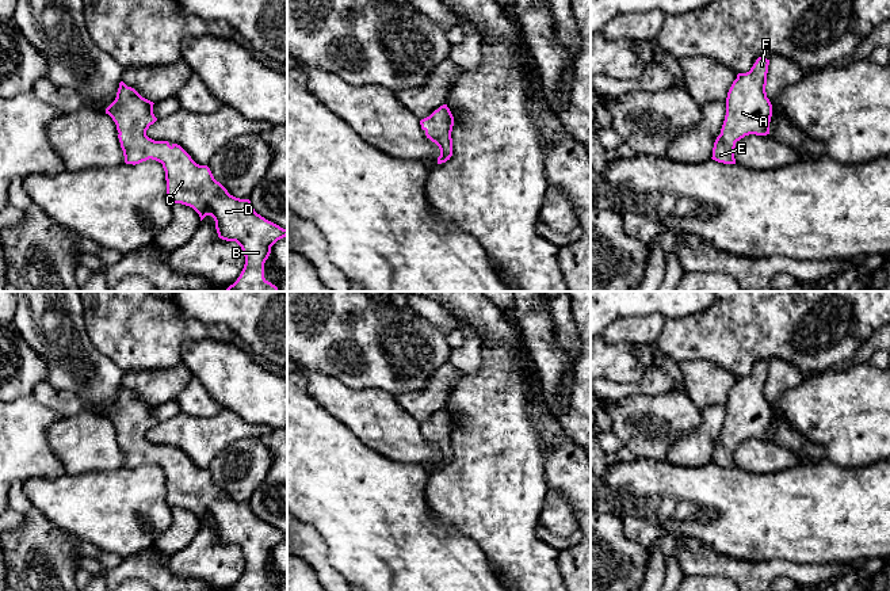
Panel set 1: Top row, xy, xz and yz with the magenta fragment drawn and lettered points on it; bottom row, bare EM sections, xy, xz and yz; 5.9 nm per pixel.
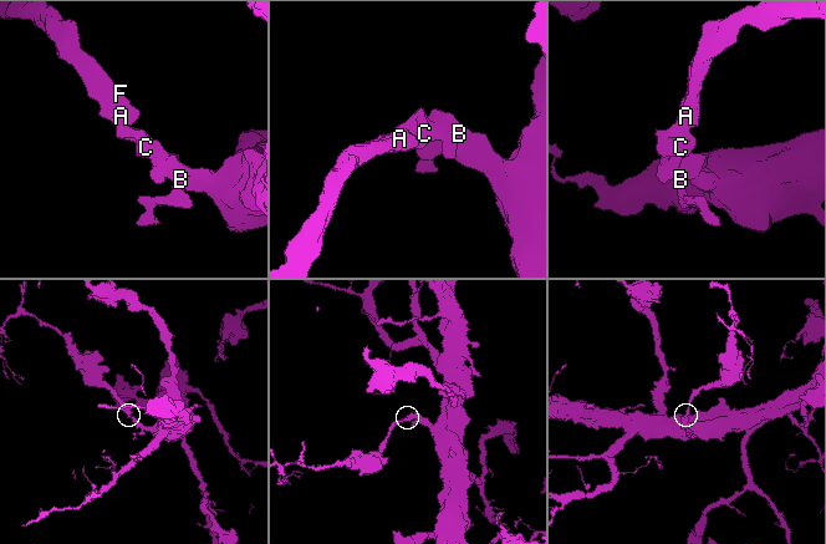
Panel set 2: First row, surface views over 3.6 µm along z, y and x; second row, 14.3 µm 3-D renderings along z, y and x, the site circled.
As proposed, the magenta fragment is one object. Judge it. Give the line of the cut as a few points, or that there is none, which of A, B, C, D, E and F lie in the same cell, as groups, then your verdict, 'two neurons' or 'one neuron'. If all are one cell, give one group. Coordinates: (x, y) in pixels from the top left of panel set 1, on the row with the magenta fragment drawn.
no cut | A B C D E F | one neuron

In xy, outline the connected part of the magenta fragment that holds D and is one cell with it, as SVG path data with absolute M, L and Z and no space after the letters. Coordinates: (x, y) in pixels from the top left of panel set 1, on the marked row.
M119 83L115 100L106 108L116 125L118 138L123 150L126 164L140 164L149 159L163 164L167 180L167 199L169 203L182 203L192 207L200 217L211 216L215 221L218 237L236 241L245 256L244 268L237 281L228 291L278 291L278 287L264 278L264 263L271 253L271 247L287 236L287 229L266 220L255 211L249 199L240 199L214 179L207 165L196 164L191 156L177 144L154 141L146 136L146 130L157 118L153 114L153 102L142 98L134 88Z

